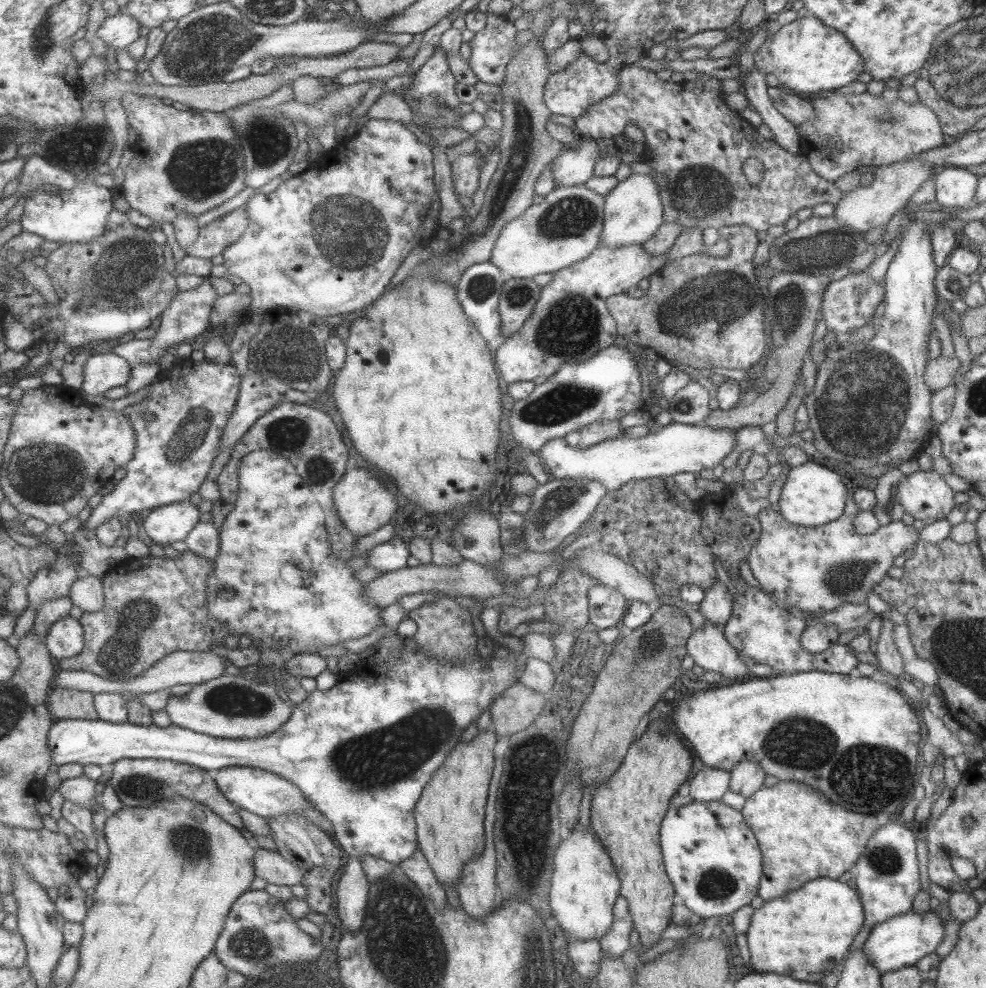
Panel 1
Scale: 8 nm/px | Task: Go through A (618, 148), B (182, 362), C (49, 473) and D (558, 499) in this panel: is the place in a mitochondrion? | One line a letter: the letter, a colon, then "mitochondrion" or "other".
A: other
B: other
C: mitochondrion
D: mitochondrion

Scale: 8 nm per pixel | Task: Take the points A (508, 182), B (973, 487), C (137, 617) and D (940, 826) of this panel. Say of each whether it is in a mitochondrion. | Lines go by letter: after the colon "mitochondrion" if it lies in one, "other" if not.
A: mitochondrion
B: other
C: mitochondrion
D: other

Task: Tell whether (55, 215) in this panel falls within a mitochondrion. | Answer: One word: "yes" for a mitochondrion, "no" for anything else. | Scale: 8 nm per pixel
no

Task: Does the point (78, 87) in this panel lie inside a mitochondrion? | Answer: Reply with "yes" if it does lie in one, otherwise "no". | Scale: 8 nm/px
no

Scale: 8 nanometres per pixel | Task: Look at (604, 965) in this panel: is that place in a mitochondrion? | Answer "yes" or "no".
no

